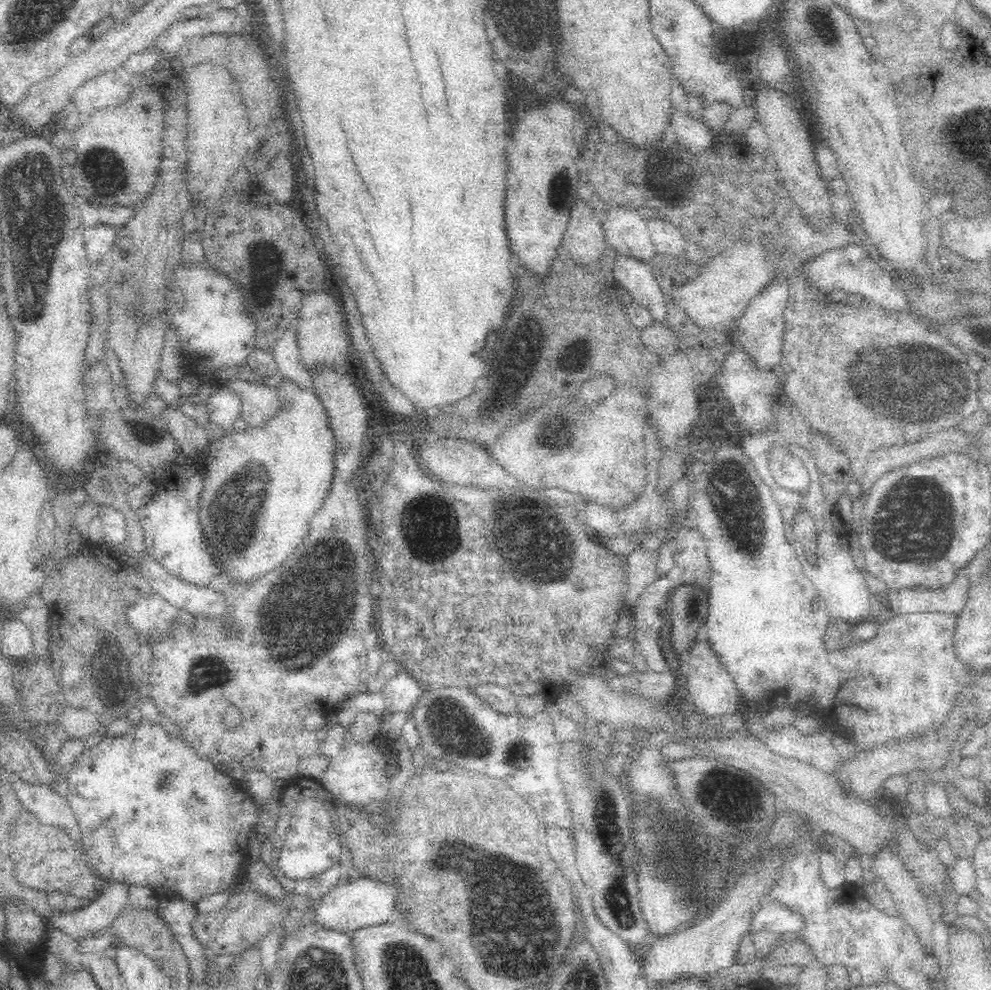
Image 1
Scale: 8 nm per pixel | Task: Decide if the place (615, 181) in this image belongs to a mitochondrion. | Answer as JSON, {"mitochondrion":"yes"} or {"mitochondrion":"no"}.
{"mitochondrion":"no"}

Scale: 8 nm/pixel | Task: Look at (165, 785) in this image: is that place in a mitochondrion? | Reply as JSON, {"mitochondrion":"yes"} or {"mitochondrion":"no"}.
{"mitochondrion":"yes"}

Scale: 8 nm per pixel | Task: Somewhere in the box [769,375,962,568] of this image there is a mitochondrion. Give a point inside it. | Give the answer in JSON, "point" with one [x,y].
{"point":[939,510]}

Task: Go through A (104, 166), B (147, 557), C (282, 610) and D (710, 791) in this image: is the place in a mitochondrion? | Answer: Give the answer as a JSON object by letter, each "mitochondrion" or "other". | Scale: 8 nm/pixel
{"A":"mitochondrion","B":"other","C":"mitochondrion","D":"mitochondrion"}

